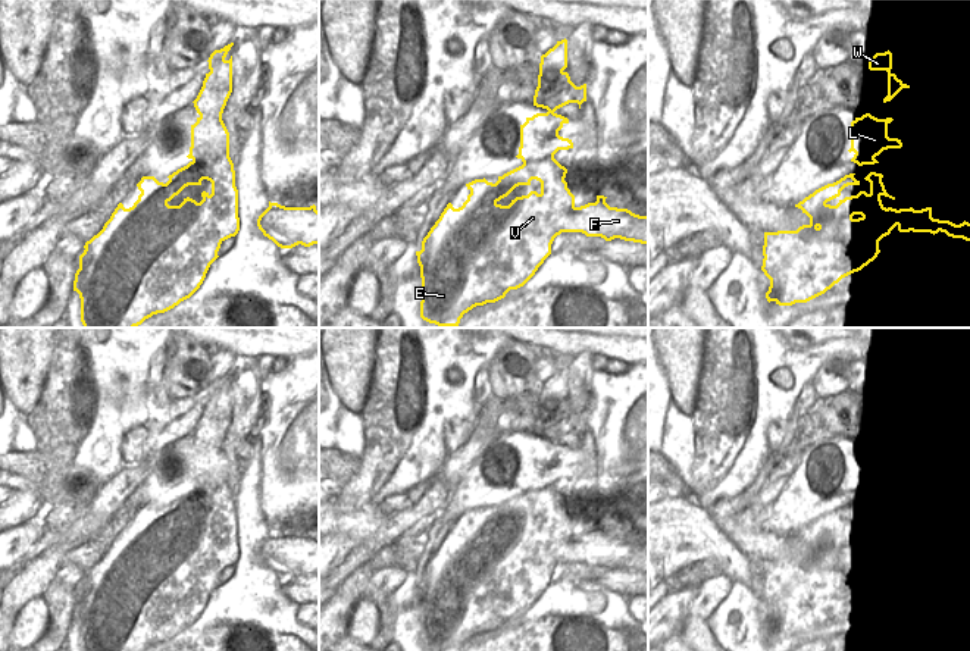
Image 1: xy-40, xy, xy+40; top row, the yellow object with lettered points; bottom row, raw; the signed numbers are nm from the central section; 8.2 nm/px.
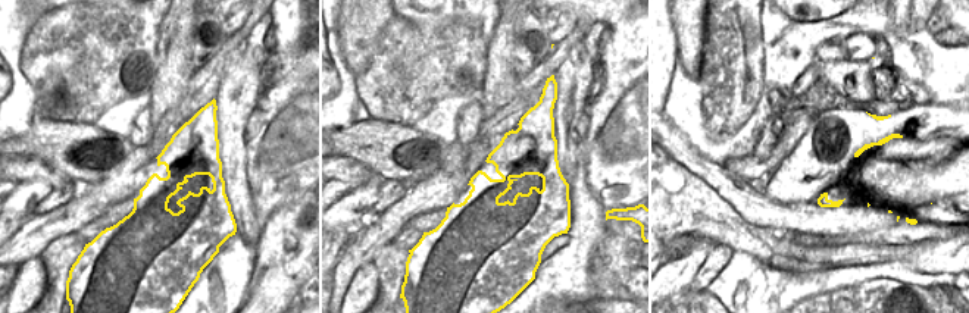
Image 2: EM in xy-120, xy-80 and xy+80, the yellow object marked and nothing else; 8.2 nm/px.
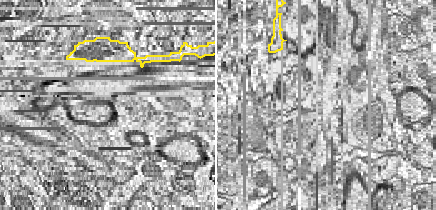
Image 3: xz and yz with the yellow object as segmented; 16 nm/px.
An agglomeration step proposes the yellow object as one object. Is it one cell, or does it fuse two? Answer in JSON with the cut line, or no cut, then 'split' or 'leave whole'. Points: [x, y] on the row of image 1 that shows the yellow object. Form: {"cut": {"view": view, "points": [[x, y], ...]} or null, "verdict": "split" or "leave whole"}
{"cut": {"view": "xy", "points": [[575, 207], [562, 213], [557, 222], [560, 231]]}, "verdict": "split"}

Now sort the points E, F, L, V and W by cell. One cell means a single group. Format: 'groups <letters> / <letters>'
groups E L V W / F

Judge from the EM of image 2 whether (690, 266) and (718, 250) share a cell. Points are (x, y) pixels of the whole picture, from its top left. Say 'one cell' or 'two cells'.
two cells

